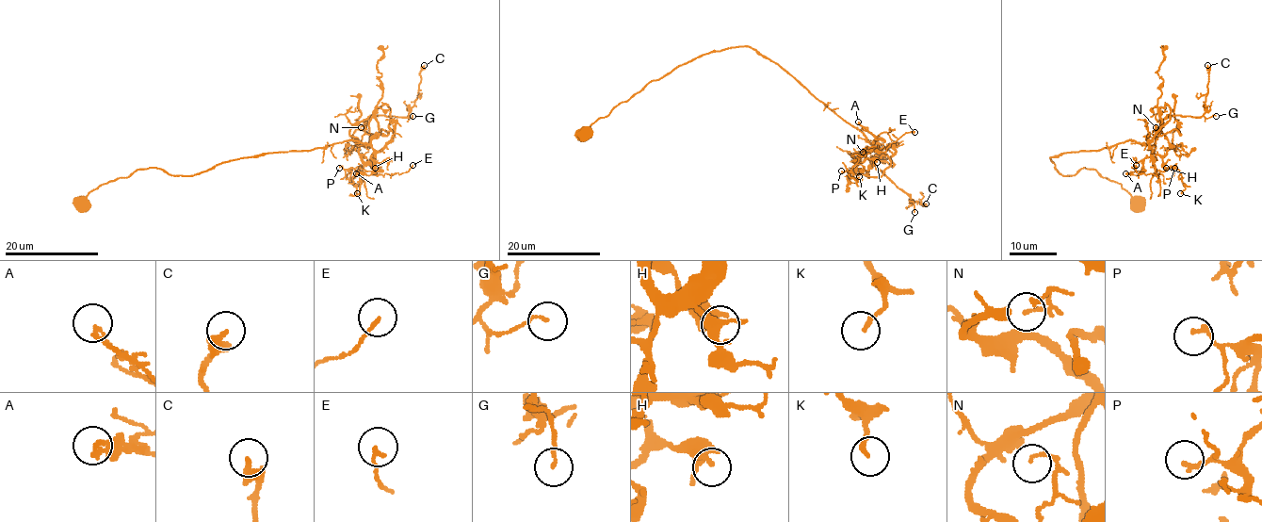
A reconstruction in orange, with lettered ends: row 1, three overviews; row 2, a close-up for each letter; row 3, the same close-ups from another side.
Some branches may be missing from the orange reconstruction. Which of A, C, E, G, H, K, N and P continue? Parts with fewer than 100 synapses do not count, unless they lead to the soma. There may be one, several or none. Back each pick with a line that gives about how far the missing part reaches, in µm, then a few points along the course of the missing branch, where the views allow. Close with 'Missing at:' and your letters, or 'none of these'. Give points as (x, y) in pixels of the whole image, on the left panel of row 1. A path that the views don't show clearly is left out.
Missing at: none of these

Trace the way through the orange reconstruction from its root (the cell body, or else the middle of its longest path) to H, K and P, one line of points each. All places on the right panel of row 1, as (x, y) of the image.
H: (1136, 205), (1121, 184), (1096, 170), (1063, 175), (1050, 158), (1136, 140), (1166, 168)
K: (1136, 205), (1121, 184), (1096, 170), (1063, 175), (1050, 158), (1145, 142), (1156, 169), (1180, 173), (1180, 193)
P: (1136, 205), (1121, 184), (1096, 170), (1063, 175), (1050, 158), (1136, 140), (1151, 149), (1156, 169), (1174, 168)

